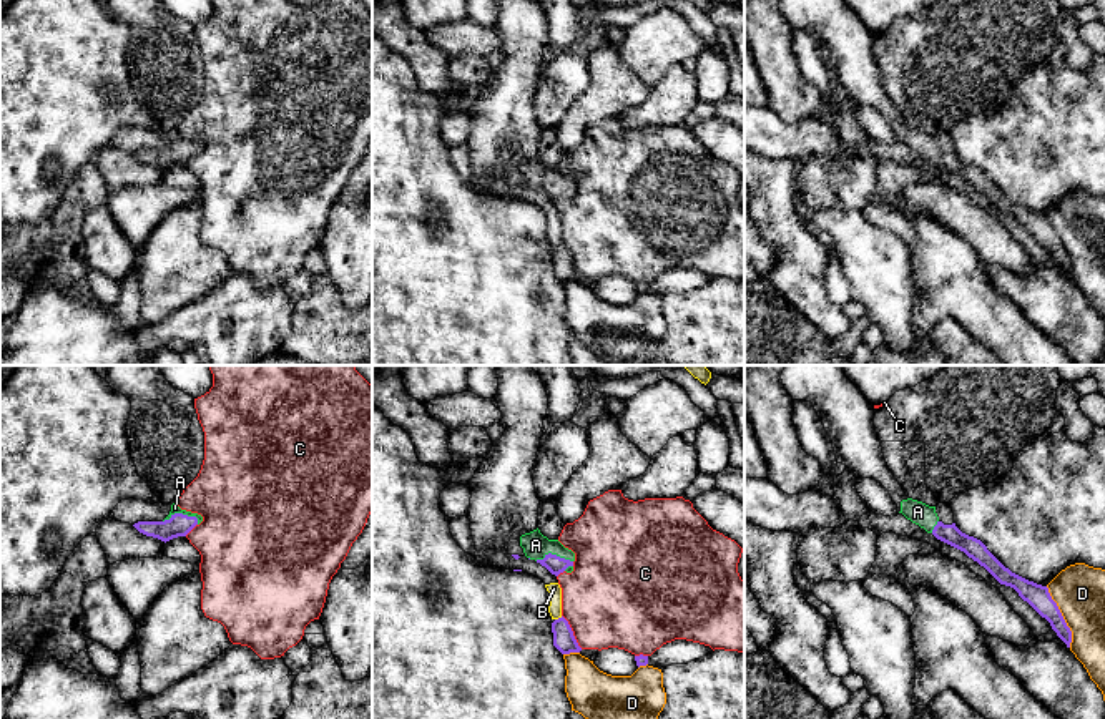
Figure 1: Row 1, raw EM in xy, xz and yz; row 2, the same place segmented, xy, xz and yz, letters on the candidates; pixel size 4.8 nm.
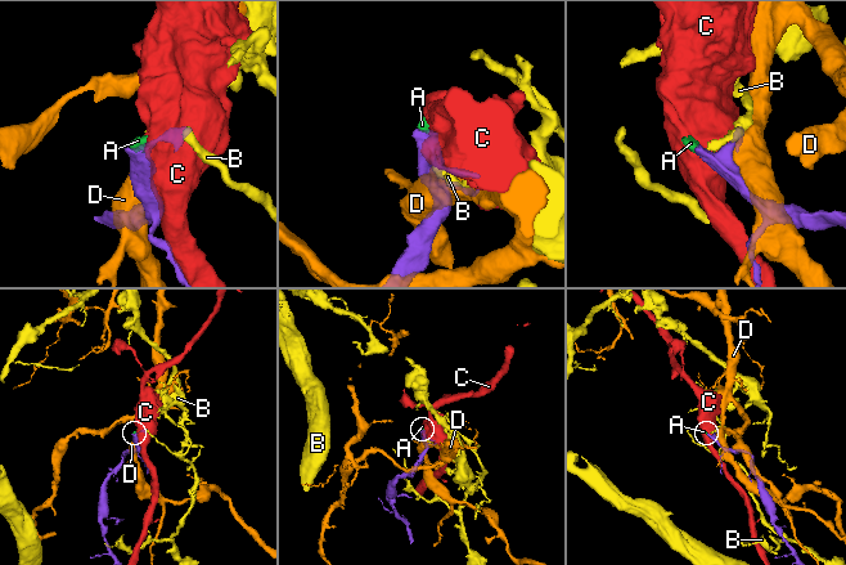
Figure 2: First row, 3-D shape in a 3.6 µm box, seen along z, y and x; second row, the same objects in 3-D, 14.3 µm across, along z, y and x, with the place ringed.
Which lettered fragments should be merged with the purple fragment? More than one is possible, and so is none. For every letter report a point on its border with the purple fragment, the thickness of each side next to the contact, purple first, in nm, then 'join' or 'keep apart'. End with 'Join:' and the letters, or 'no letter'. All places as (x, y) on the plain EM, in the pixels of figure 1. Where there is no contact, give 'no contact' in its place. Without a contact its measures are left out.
A: meets purple in xy at (180, 141); 110 nm thick on the purple side, 50 nm on the other; join
B: meets purple in xz at (559, 246); 110 nm thick on the purple side, 60 nm on the other; keep apart
C: meets purple in xz at (572, 259); 110 nm thick on the purple side, 480 nm on the other; keep apart
D: meets purple in yz at (1062, 244); 110 nm thick on the purple side, 260 nm on the other; keep apart
Join: A

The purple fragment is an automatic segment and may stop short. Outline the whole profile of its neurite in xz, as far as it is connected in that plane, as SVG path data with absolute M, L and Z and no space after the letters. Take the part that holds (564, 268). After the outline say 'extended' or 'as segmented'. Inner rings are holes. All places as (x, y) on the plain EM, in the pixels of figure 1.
M563 244L552 251L552 261L553 261L553 274L562 282L582 279L582 276L578 274L578 271L573 264L573 259L572 259L568 249Z; as segmented

